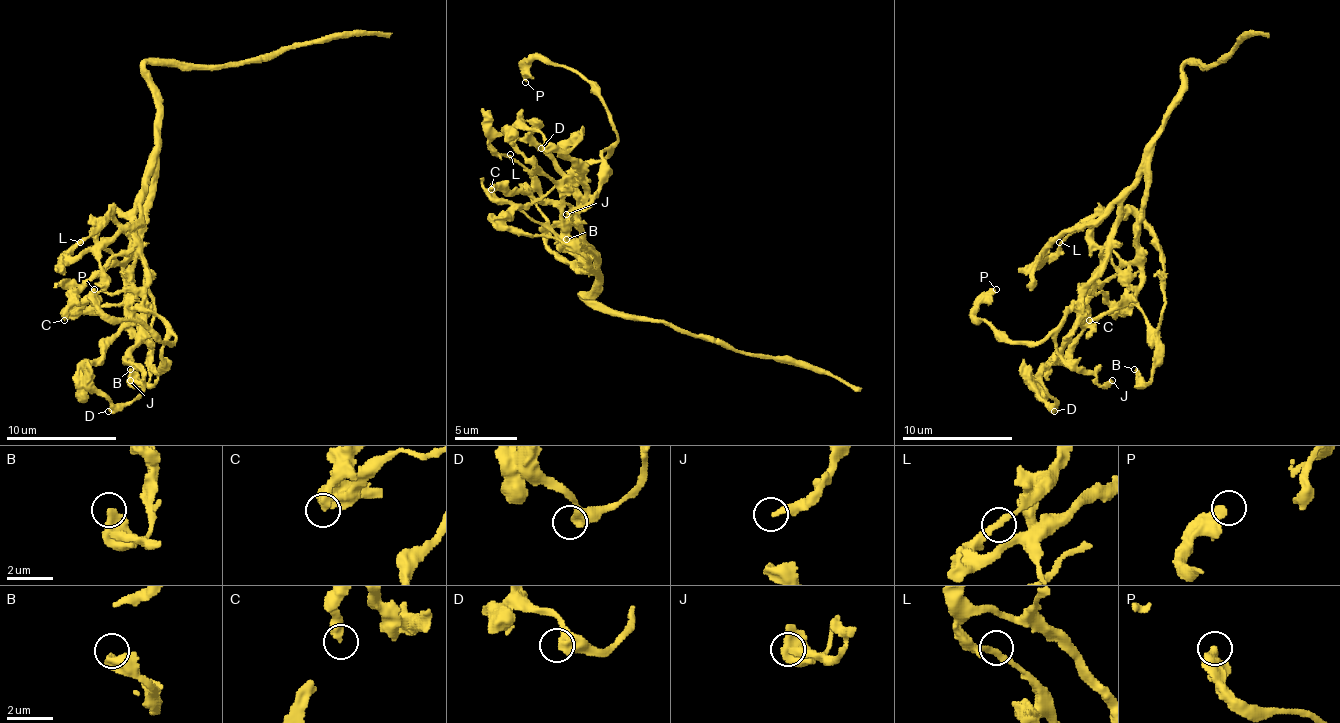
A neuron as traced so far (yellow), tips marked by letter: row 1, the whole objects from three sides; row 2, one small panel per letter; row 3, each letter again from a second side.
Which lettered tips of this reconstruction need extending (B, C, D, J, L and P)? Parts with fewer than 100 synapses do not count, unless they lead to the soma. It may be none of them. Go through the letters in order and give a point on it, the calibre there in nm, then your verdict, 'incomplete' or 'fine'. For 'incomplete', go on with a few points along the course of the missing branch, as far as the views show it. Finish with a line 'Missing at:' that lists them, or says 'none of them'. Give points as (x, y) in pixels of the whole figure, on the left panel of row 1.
B: (130, 369) | 380 nm | fine
C: (64, 320) | 420 nm | fine
D: (108, 411) | 440 nm | fine
J: (130, 380) | 280 nm | fine
L: (80, 242) | 240 nm | fine
P: (94, 289) | 440 nm | fine
Missing at: none of them

